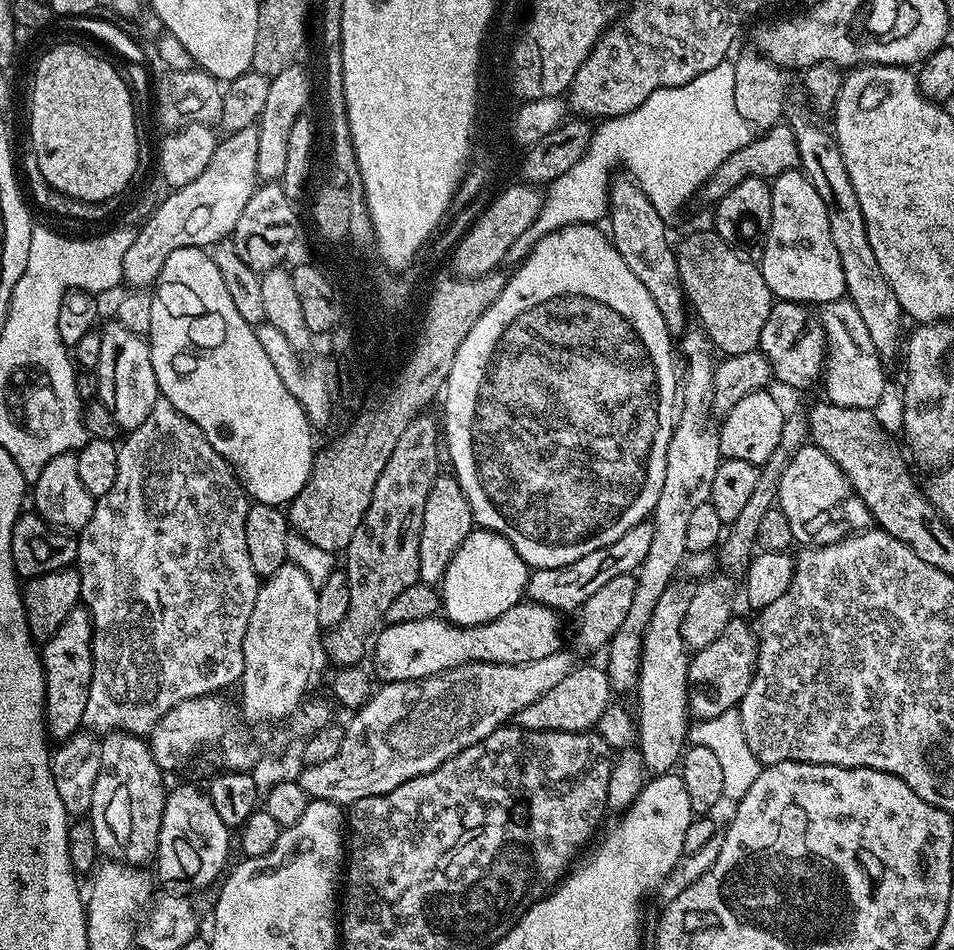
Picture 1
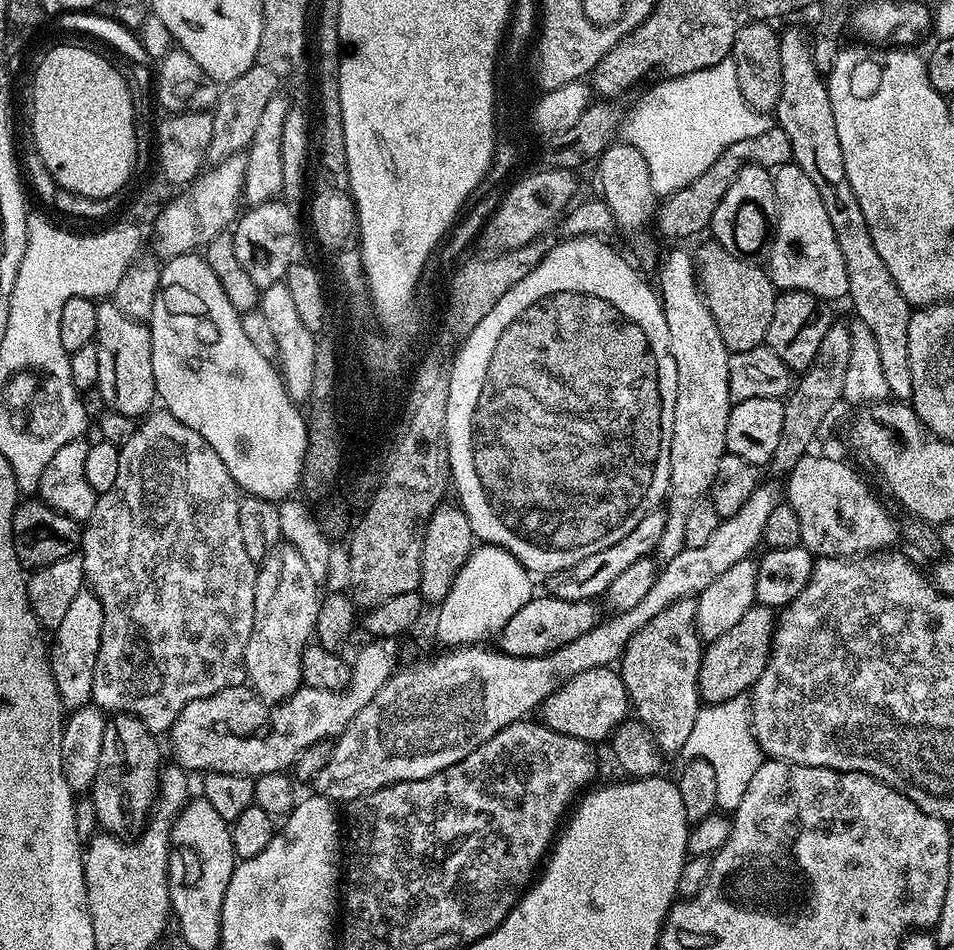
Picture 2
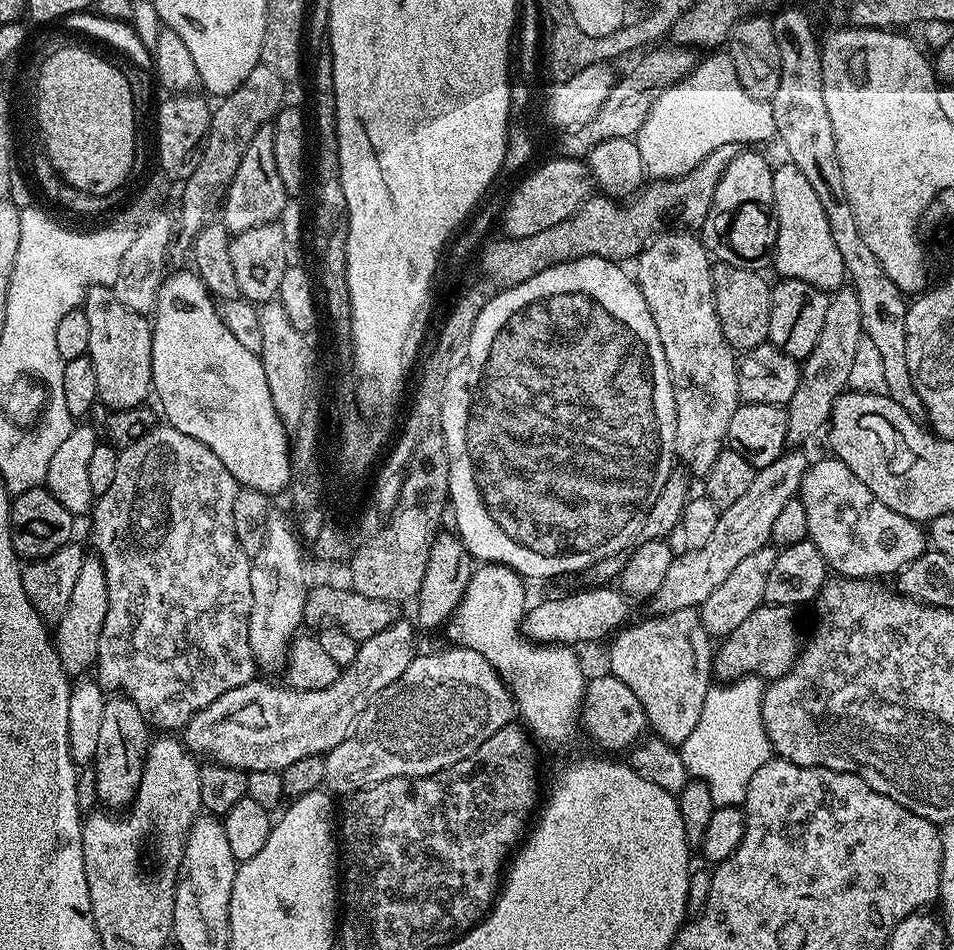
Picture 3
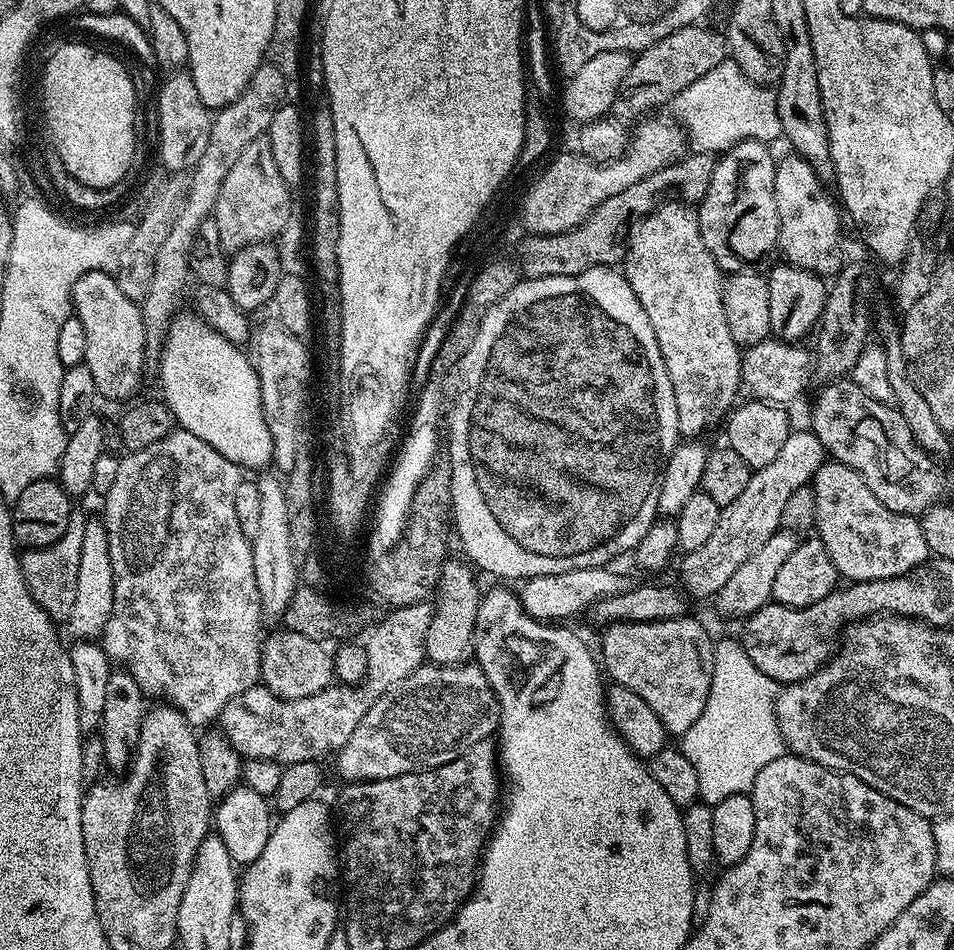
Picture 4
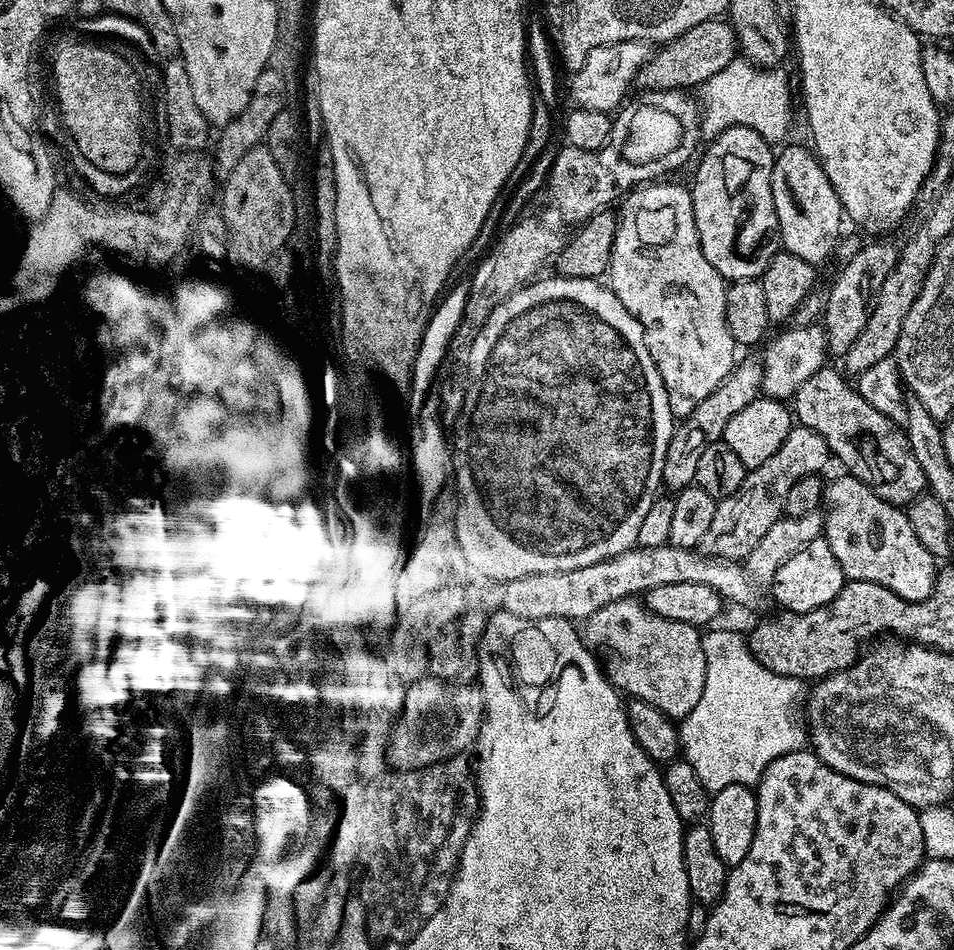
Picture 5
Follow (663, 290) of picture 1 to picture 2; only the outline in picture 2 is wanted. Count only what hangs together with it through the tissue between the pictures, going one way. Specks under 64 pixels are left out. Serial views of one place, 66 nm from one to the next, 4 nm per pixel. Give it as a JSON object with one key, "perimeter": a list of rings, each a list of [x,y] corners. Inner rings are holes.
{"perimeter":[[[612,142],[595,161],[596,176],[600,179],[600,192],[604,204],[612,211],[612,223],[624,232],[636,232],[653,223],[658,207],[658,193],[650,182],[646,158],[633,144]]]}

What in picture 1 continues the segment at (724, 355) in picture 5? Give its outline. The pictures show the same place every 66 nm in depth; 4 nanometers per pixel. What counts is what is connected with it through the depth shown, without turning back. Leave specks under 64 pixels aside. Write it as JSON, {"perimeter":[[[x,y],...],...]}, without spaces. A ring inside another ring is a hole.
{"perimeter":[[[697,330],[688,340],[688,365],[685,368],[683,365],[682,368],[682,403],[679,405],[678,415],[674,421],[670,446],[666,450],[666,482],[662,482],[662,494],[658,494],[656,509],[650,517],[654,538],[650,542],[650,551],[646,553],[646,558],[641,562],[638,571],[635,573],[636,590],[630,611],[626,614],[622,626],[618,626],[618,630],[606,645],[606,653],[608,652],[606,671],[608,680],[612,684],[613,693],[616,694],[620,694],[620,692],[632,694],[636,691],[642,646],[644,645],[644,631],[654,614],[654,606],[658,606],[658,598],[662,598],[662,590],[666,590],[666,586],[672,583],[684,563],[685,555],[688,552],[686,546],[688,519],[692,517],[695,508],[709,503],[710,486],[714,486],[714,473],[718,471],[722,459],[720,455],[720,430],[717,421],[715,419],[712,419],[713,421],[708,420],[712,406],[714,374],[716,373],[716,364],[714,359],[712,360],[712,356],[714,357],[714,349],[707,333],[703,330]]]}

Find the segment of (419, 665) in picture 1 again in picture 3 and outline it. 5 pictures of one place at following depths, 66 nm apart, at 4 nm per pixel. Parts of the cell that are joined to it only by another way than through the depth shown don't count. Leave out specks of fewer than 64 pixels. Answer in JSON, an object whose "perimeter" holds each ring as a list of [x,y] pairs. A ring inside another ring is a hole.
{"perimeter":[[[591,586],[558,600],[544,600],[527,609],[522,625],[529,640],[537,644],[581,646],[591,640],[611,637],[628,621],[632,608],[629,597],[616,586]]]}

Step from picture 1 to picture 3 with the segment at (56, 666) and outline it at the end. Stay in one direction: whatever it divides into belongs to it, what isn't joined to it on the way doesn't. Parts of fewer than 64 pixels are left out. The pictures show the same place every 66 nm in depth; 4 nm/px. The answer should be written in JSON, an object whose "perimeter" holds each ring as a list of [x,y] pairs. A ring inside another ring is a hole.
{"perimeter":[[[95,554],[85,555],[82,562],[82,570],[78,570],[78,579],[74,585],[74,591],[70,597],[70,606],[66,606],[66,614],[54,626],[54,643],[56,653],[60,661],[64,663],[64,669],[69,677],[80,678],[89,671],[90,666],[95,665],[98,654],[98,642],[102,634],[102,626],[106,622],[106,610],[108,609],[108,591],[106,590],[106,574],[99,556]]]}

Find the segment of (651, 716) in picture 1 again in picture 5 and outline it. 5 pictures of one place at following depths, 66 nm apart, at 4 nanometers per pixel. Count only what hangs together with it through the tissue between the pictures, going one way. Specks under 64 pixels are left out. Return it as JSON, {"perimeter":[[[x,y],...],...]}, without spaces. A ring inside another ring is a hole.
{"perimeter":[[[640,598],[602,606],[602,610],[588,617],[586,627],[586,643],[593,653],[600,654],[604,648],[602,671],[613,688],[628,691],[629,697],[645,700],[677,722],[698,705],[706,686],[706,656],[701,629],[686,622],[670,622],[655,616]]]}

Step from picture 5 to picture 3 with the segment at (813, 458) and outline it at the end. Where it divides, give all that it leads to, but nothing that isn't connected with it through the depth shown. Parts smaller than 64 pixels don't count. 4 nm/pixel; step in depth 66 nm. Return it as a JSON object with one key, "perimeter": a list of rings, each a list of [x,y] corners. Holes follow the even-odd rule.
{"perimeter":[[[785,450],[770,466],[757,471],[754,482],[750,482],[750,490],[734,502],[734,506],[723,509],[718,518],[718,527],[706,546],[698,550],[681,551],[670,562],[670,570],[658,586],[656,593],[647,601],[648,612],[654,616],[665,616],[674,610],[687,608],[699,609],[701,604],[734,574],[734,566],[742,562],[754,550],[765,547],[771,541],[774,522],[786,502],[797,499],[800,483],[806,474],[810,460],[800,450]]]}

